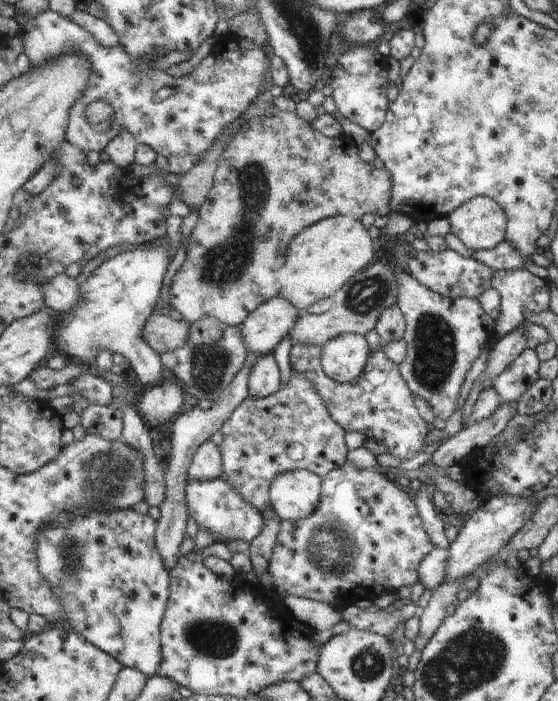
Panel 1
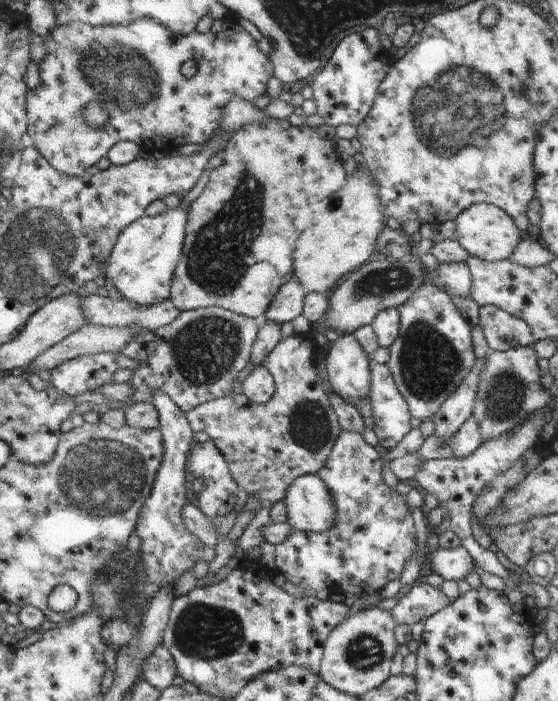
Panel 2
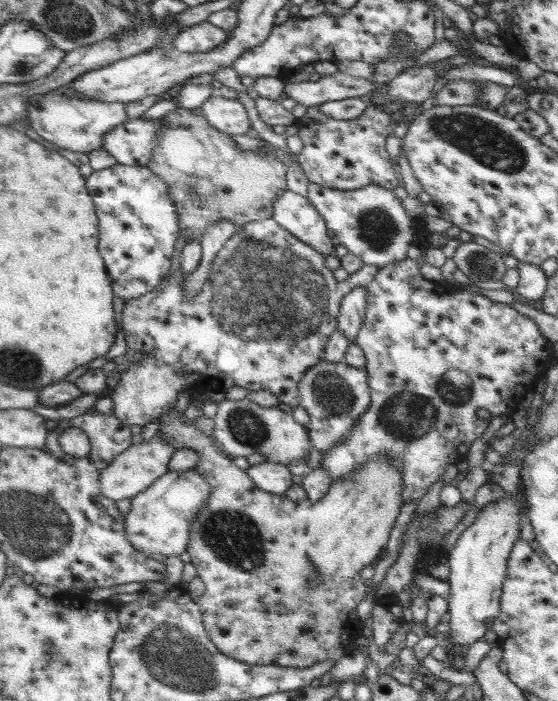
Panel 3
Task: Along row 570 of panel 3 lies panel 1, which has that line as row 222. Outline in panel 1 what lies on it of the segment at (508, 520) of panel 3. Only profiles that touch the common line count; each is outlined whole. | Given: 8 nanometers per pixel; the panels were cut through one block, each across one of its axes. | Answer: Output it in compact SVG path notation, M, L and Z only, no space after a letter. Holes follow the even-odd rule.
M475 196L463 202L447 220L451 224L451 234L473 252L491 250L505 240L505 214L501 206L487 196Z

